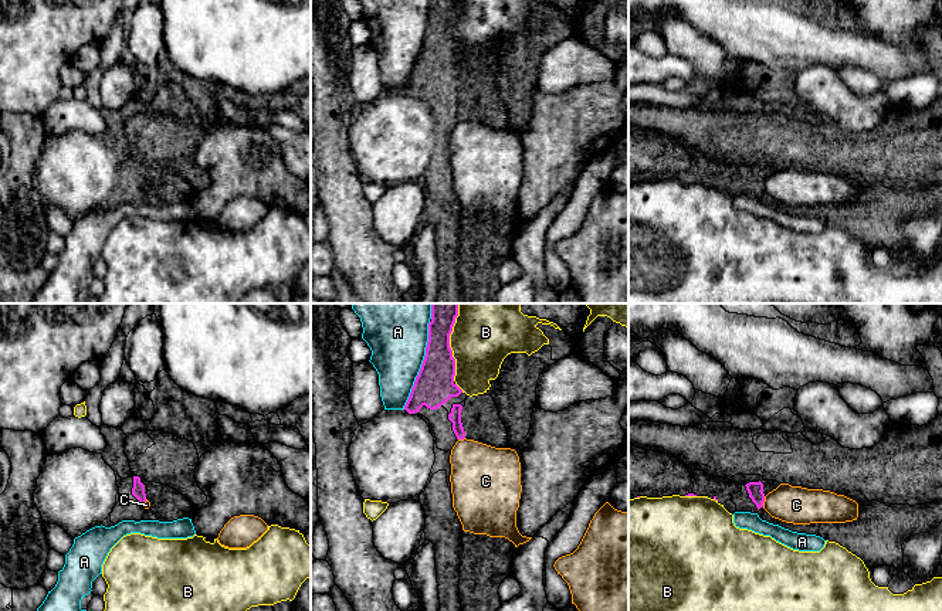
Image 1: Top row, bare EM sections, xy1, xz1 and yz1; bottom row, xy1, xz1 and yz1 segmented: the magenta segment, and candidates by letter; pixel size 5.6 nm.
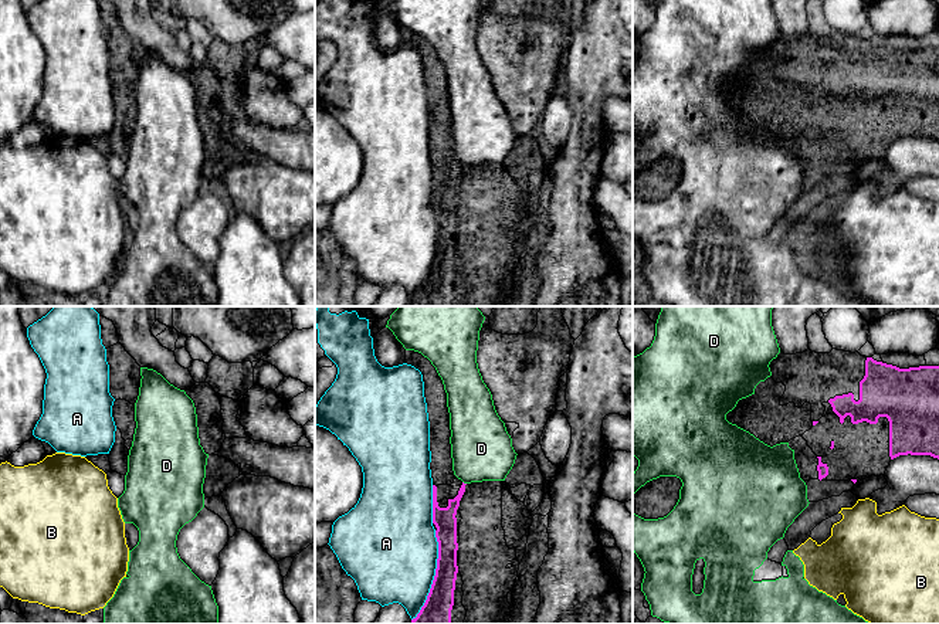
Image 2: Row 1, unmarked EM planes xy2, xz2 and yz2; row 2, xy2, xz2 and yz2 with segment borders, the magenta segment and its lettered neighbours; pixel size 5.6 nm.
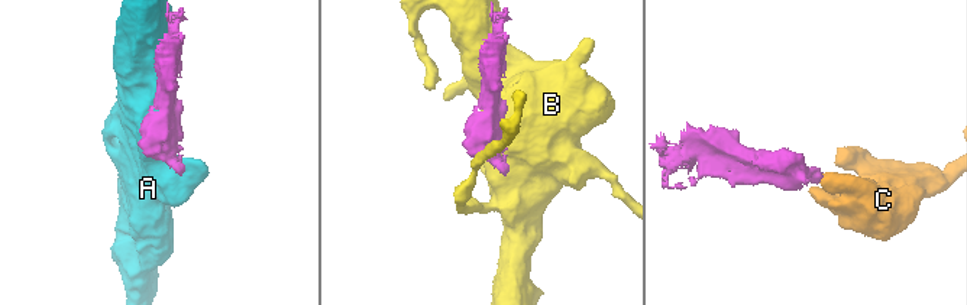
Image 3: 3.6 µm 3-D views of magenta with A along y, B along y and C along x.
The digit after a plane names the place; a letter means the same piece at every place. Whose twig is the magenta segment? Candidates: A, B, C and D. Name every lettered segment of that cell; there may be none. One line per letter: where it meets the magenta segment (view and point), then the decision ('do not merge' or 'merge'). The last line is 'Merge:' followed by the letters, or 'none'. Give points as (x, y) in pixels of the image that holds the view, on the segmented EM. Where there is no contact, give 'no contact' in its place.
A: contact xz2 (434, 576); do not merge
B: contact xz1 (449, 342); do not merge
C: contact yz1 (763, 501); do not merge
D: contact xz2 (463, 482); do not merge
Merge: none

